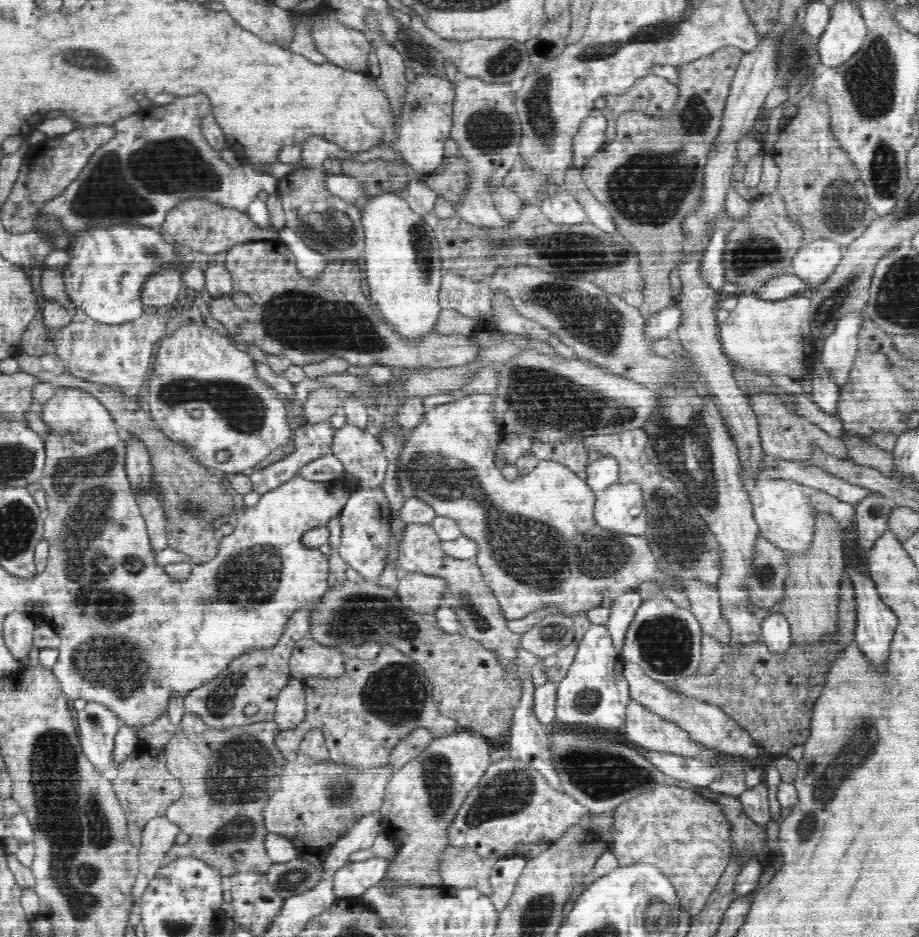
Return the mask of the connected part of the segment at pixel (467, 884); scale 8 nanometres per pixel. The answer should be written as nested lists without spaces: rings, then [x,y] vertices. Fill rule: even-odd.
[[[448,848],[448,854],[444,854],[444,865],[440,869],[442,883],[455,888],[476,888],[490,896],[493,889],[489,879],[494,864],[500,858],[500,855],[480,857],[472,849]]]

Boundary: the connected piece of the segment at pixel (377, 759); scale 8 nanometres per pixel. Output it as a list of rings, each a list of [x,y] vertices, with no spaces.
[[[389,644],[382,645],[382,650],[372,661],[349,656],[342,676],[307,676],[301,682],[305,686],[306,714],[295,729],[281,730],[276,735],[276,747],[282,757],[298,753],[306,734],[320,730],[325,737],[330,760],[366,772],[386,767],[396,744],[414,729],[429,730],[435,738],[460,729],[456,719],[440,714],[433,699],[433,686],[424,669]]]

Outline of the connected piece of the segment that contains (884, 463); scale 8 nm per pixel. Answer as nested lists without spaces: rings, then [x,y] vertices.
[[[842,434],[840,436],[845,446],[846,458],[860,466],[868,466],[879,470],[885,476],[894,474],[895,455],[893,449],[885,451],[878,445],[870,443],[868,437],[861,435]]]

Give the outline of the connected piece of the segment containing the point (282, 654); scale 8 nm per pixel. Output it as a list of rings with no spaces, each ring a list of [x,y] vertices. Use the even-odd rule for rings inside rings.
[[[310,606],[293,612],[285,622],[284,632],[278,642],[267,649],[252,649],[237,656],[229,665],[219,672],[212,680],[204,682],[187,693],[183,699],[186,710],[202,717],[212,728],[224,730],[236,726],[246,726],[256,722],[270,722],[275,715],[275,700],[278,693],[288,689],[293,682],[289,673],[289,655],[298,640],[309,634]],[[248,704],[256,704],[258,711],[252,716],[244,713]]]

